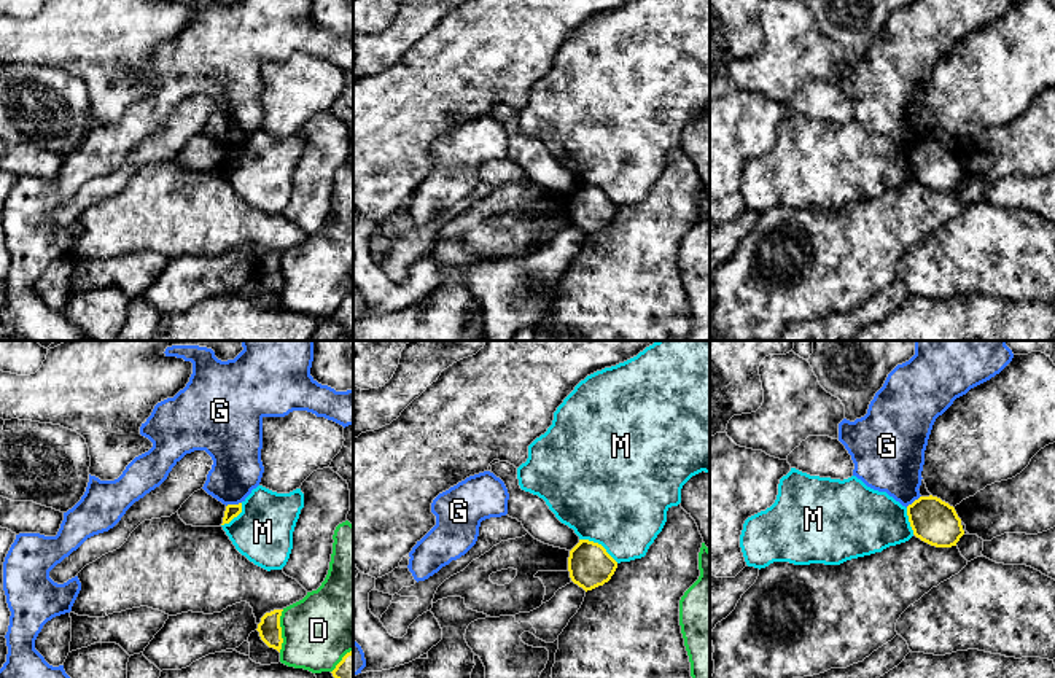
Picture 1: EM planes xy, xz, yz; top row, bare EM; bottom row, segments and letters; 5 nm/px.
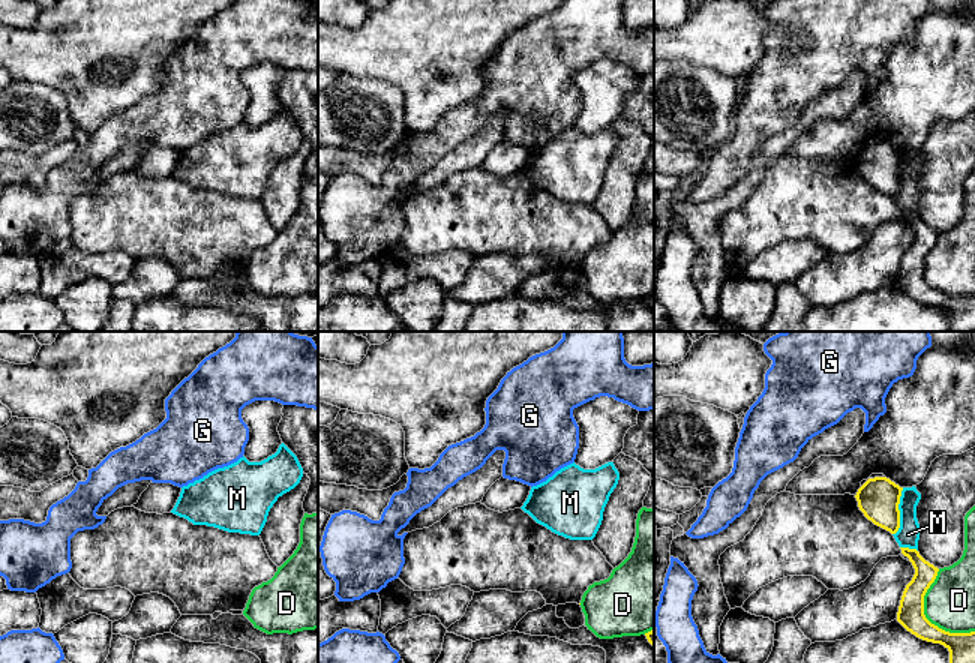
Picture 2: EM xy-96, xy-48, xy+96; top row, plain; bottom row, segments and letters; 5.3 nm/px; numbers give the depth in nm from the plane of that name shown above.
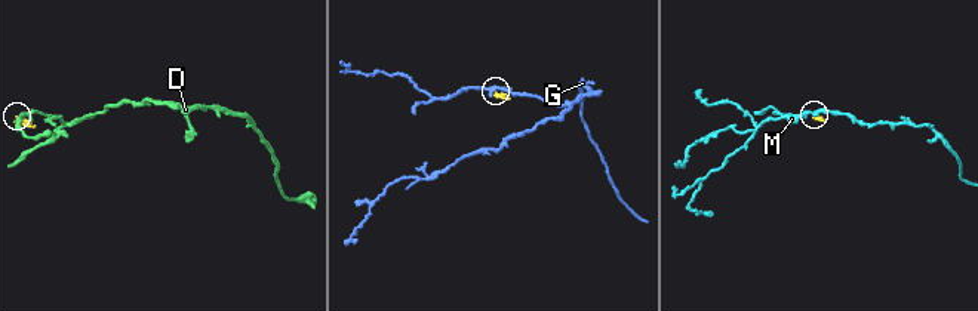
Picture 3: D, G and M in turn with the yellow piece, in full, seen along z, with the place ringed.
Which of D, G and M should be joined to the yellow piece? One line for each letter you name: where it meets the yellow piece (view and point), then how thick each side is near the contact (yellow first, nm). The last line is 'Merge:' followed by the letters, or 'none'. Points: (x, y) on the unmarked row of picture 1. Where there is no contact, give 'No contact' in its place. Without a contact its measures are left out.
Merge: none

